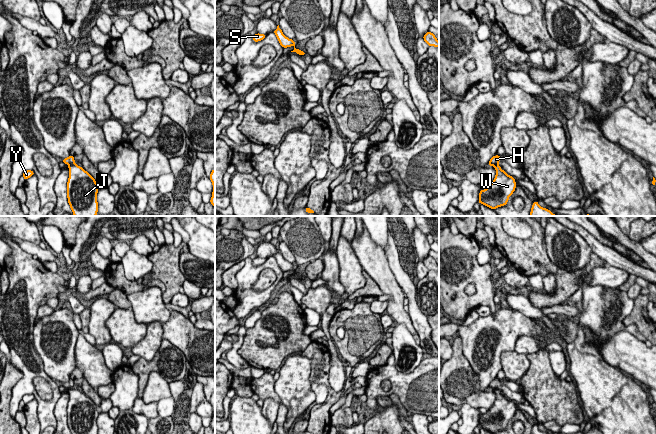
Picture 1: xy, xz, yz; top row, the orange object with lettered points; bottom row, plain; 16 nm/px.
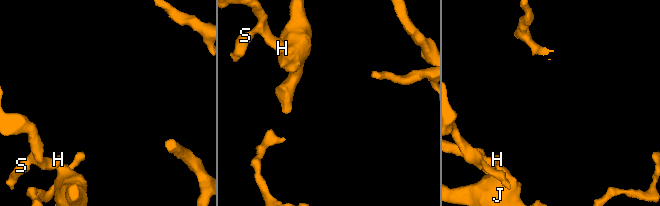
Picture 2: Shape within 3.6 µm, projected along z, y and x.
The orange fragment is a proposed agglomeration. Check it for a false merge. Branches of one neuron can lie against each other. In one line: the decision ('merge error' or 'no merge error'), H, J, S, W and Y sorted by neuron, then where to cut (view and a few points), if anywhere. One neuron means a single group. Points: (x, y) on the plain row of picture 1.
merge error; H S Y / J W; cut in xy along (74, 387), (69, 389)

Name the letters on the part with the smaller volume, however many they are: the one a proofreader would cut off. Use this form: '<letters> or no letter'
H, S, Y

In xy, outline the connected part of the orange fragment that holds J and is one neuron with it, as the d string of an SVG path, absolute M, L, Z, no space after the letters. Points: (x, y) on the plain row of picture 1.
M69 389L69 402L67 406L67 422L71 434L98 434L97 417L99 412L95 403L82 391Z

